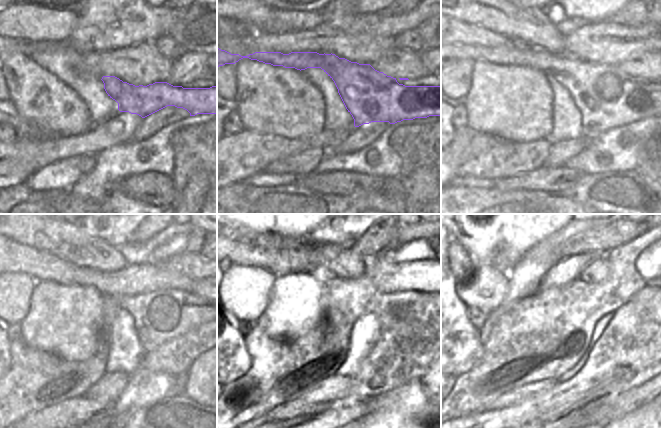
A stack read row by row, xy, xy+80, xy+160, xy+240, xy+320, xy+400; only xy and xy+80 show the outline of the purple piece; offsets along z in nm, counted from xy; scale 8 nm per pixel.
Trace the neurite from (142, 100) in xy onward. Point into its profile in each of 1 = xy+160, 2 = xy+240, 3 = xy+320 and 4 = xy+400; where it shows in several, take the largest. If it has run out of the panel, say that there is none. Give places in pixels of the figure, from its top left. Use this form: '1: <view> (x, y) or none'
1: xy+160 (607, 97)
2: xy+240 (163, 315)
3: xy+320 (391, 308)
4: xy+400 (617, 319)

